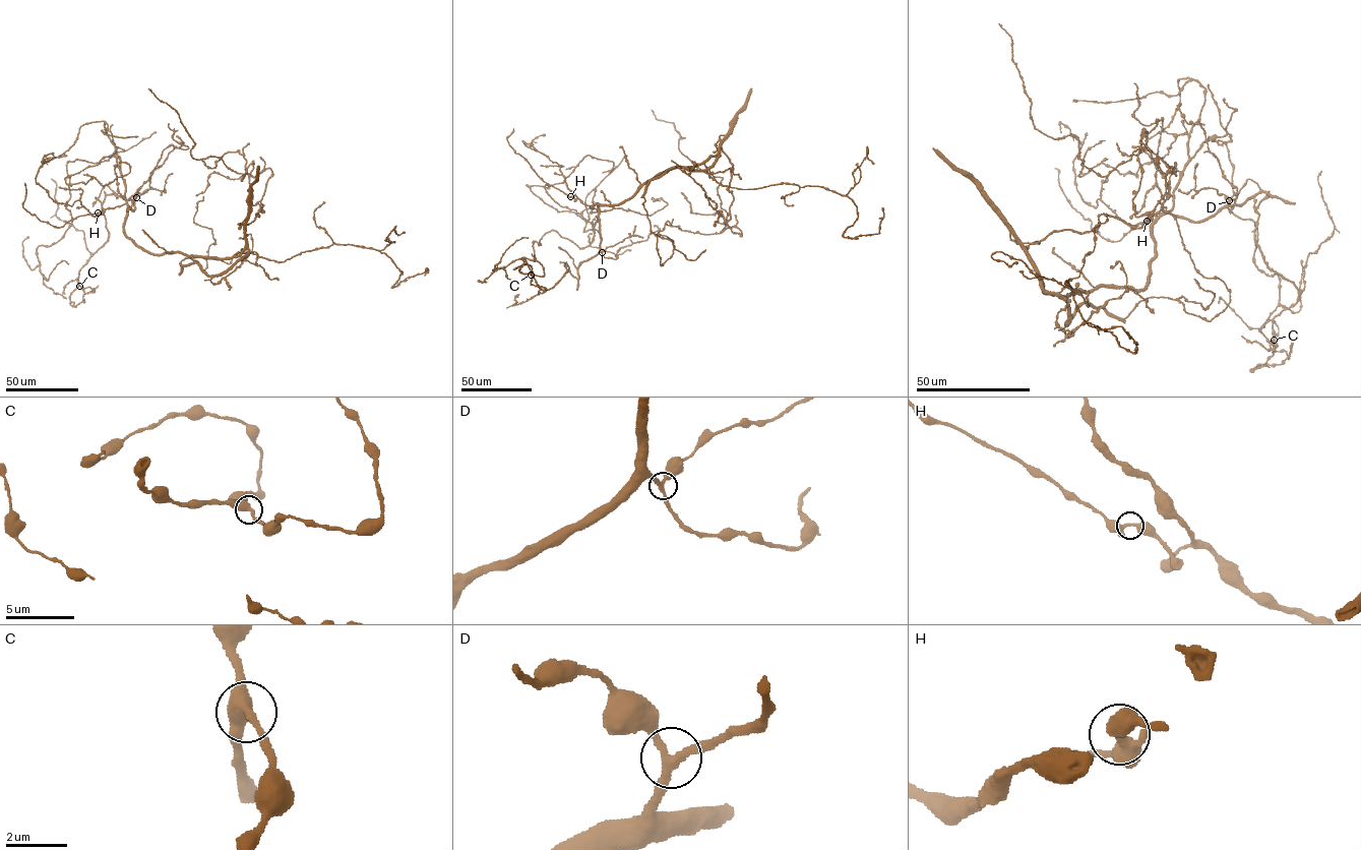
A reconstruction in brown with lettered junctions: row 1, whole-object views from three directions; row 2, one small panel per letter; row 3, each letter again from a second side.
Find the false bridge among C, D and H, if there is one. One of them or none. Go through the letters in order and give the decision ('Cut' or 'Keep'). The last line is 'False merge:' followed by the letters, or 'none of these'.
C: Keep
D: Keep
H: Keep
False merge: none of these

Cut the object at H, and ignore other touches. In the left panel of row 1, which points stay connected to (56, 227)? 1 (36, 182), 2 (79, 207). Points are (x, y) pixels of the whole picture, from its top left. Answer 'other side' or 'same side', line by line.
1: other side
2: other side

